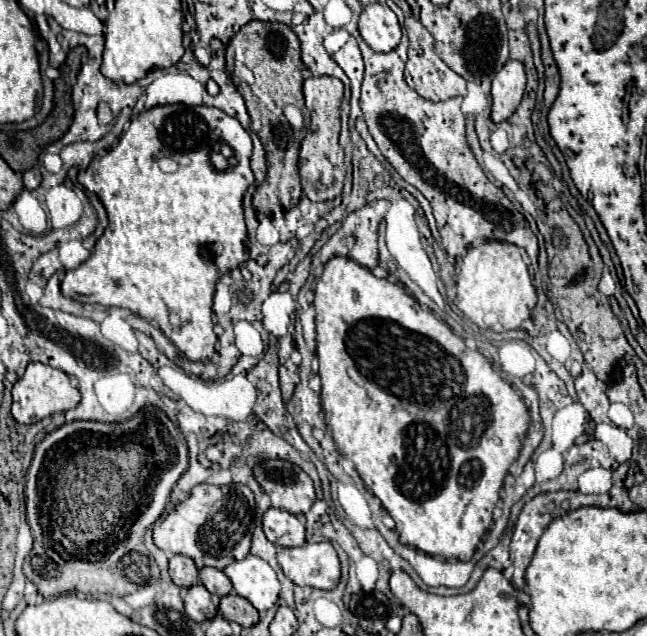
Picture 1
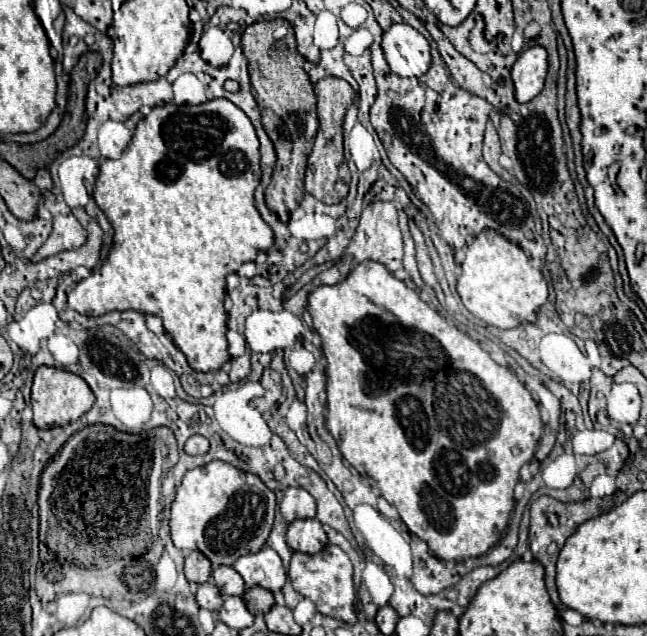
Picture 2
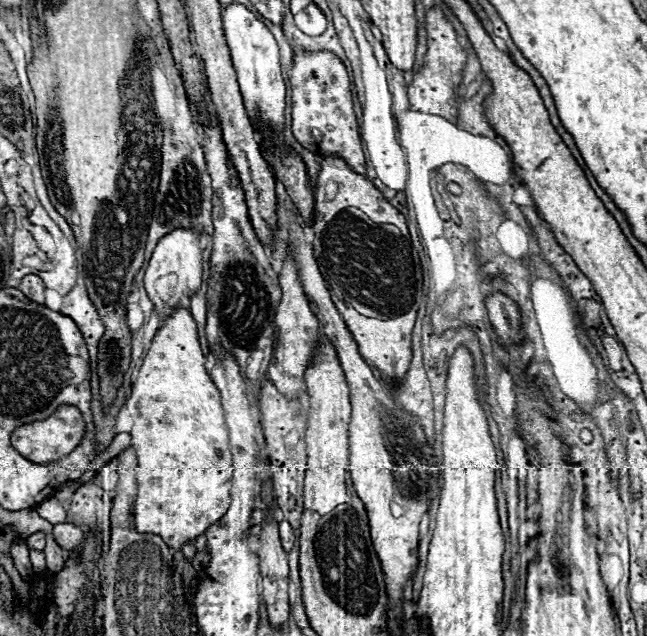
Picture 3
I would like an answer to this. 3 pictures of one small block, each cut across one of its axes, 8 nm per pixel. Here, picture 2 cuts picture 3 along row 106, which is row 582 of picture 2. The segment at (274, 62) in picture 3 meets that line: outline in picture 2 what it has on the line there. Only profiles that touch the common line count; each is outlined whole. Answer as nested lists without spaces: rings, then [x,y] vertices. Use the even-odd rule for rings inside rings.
[[[264,546],[256,554],[246,554],[238,558],[234,570],[244,578],[246,588],[262,586],[270,592],[278,592],[286,582],[286,570],[282,566],[282,560],[276,550],[268,546]]]

